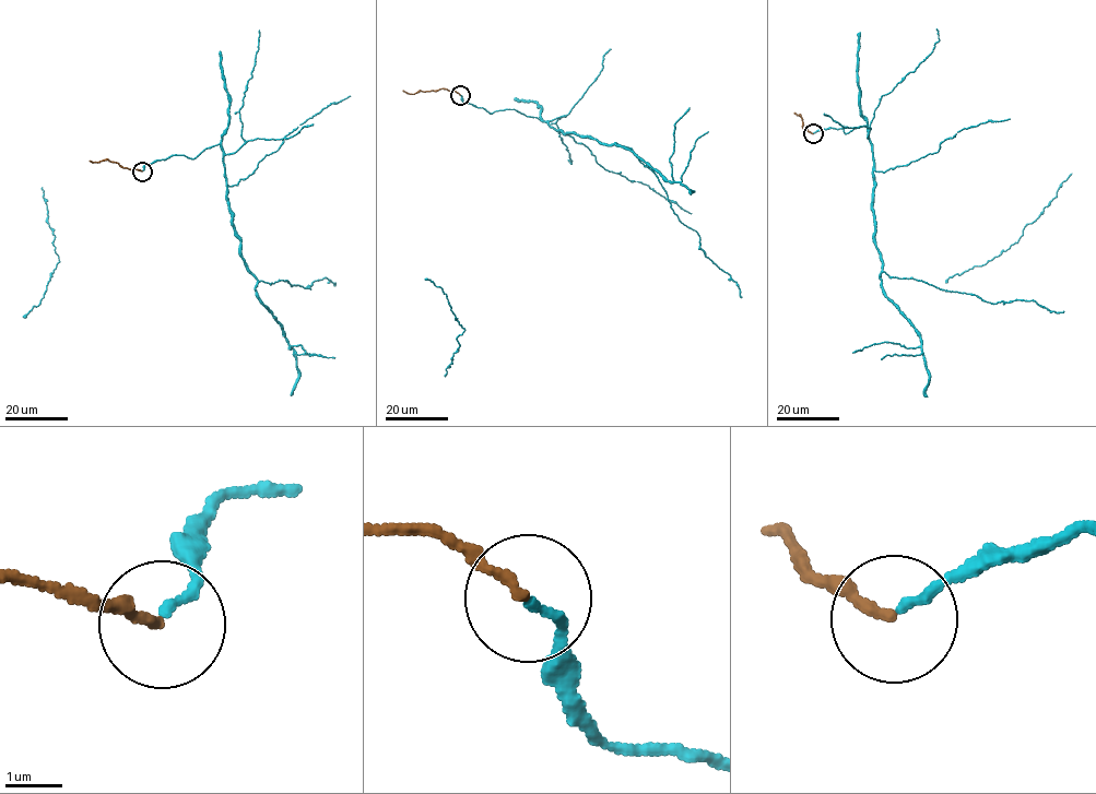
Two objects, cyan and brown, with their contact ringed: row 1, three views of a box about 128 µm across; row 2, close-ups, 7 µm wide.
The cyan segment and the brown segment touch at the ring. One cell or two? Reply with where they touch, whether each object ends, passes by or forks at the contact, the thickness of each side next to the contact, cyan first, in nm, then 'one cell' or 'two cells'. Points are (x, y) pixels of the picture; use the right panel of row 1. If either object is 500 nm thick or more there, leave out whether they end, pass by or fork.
at (813, 133); cyan ends there; brown ends there; 170 nm thick on the cyan side, 160 nm on the other; one cell

